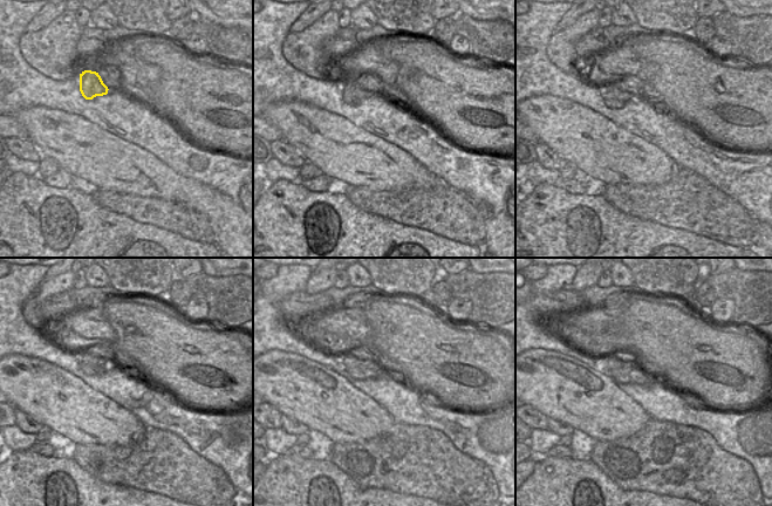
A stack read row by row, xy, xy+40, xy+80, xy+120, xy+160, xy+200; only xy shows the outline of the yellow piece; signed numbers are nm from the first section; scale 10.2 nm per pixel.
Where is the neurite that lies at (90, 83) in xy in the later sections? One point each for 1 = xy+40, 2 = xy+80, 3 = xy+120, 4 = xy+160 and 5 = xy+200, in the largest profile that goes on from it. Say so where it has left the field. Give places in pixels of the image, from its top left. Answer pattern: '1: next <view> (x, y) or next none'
1: next xy+40 (352, 91)
2: next xy+80 (613, 93)
3: next xy+120 (86, 357)
4: next xy+160 (349, 361)
5: next xy+200 (610, 362)

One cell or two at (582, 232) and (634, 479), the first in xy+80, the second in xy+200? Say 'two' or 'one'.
two

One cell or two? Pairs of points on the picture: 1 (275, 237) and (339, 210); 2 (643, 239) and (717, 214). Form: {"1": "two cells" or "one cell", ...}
{"1": "one cell", "2": "two cells"}

